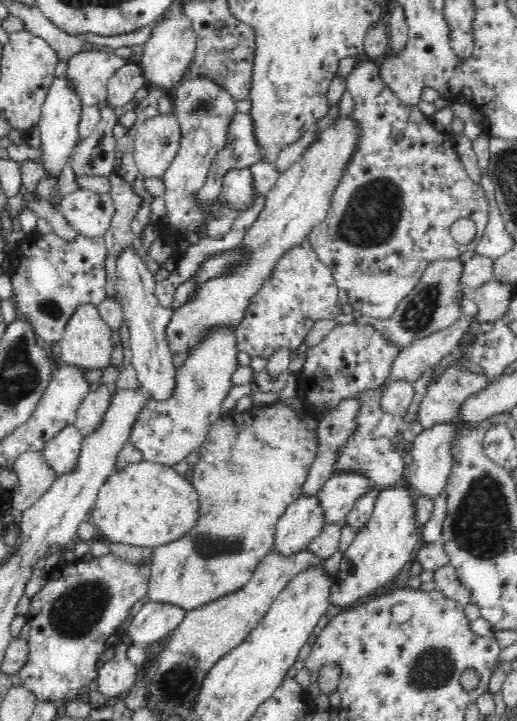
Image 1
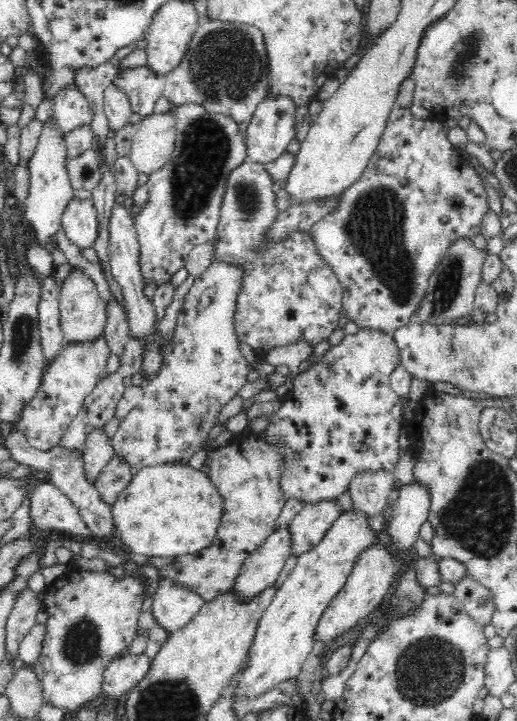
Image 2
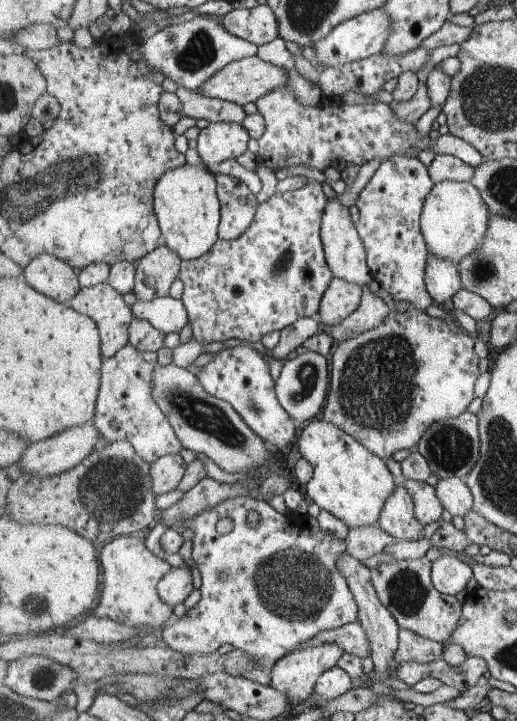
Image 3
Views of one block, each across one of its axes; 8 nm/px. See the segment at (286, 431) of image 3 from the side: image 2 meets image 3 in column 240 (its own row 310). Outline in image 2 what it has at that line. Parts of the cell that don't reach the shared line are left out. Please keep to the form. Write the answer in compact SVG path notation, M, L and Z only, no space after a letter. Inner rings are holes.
M395 103L392 112L388 116L382 138L380 138L376 151L369 160L361 177L356 182L353 182L352 186L349 186L342 194L339 194L340 200L334 206L334 210L324 214L307 232L312 237L317 251L328 263L331 270L334 271L342 285L343 295L341 301L343 302L344 310L347 312L346 316L350 317L360 327L376 328L392 334L401 326L408 325L411 314L416 310L418 303L425 295L429 276L436 270L442 258L446 256L448 249L454 245L454 242L458 242L462 238L470 239L481 234L482 220L489 209L486 188L474 167L470 164L464 166L466 160L461 156L458 148L448 141L447 133L443 130L439 120L432 118L416 120L409 108Z

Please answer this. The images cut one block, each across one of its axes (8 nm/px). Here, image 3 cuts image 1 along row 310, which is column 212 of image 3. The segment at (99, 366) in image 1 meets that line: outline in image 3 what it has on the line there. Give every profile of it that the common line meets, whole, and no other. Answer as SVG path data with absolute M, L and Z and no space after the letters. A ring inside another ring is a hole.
M247 57L238 61L233 61L216 72L211 79L202 86L199 93L203 96L229 101L238 105L247 104L247 102L257 102L259 98L271 92L274 88L289 85L290 78L288 74L278 66L265 62L258 58Z

